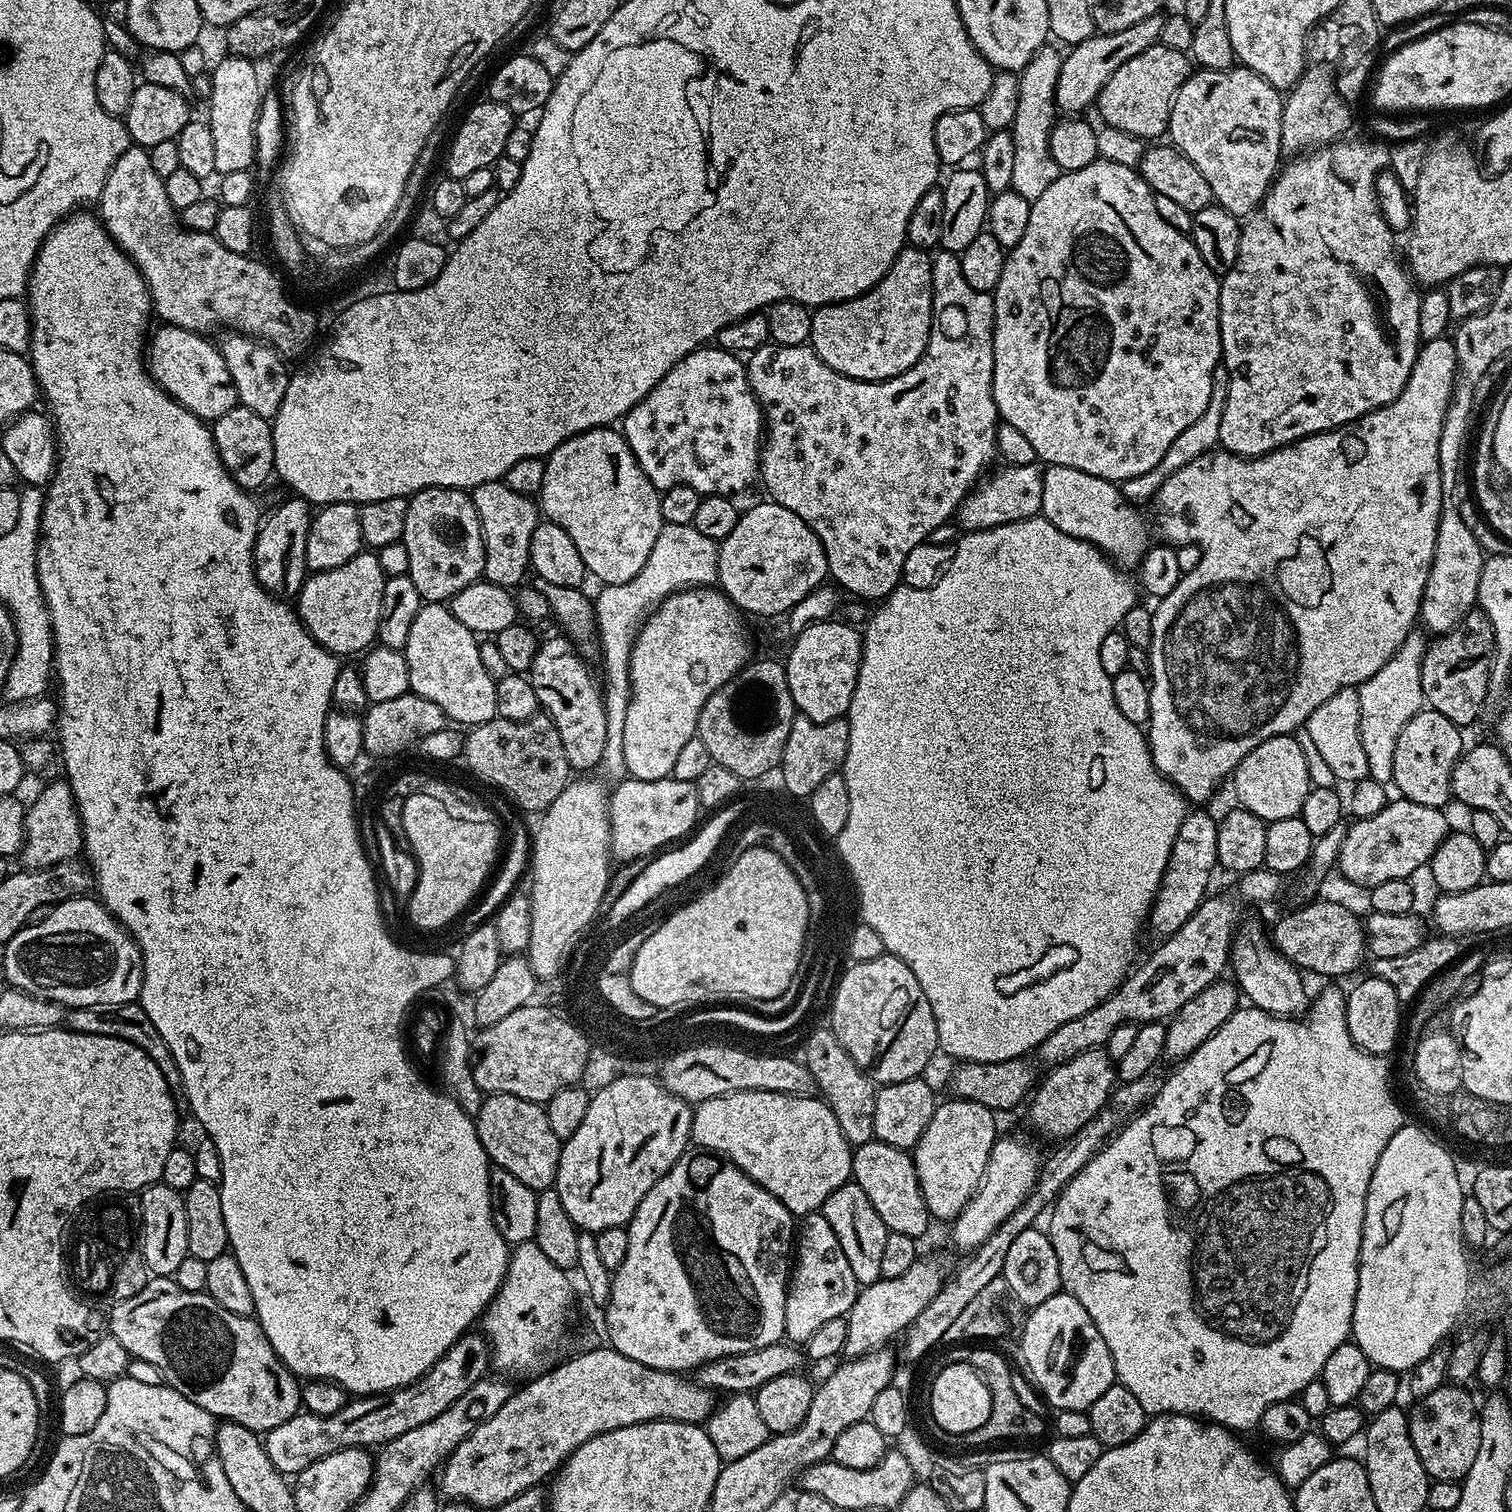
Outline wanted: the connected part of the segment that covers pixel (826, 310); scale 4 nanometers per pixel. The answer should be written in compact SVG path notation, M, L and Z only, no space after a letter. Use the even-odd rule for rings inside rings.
M906 246L890 270L869 292L837 304L819 305L812 313L810 347L835 372L855 380L889 380L910 370L926 350L932 329L932 256L925 249Z

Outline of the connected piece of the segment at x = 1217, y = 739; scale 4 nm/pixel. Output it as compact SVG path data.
M1448 338L1430 341L1421 347L1414 362L1414 370L1410 370L1410 378L1406 382L1402 394L1398 394L1398 398L1394 398L1394 402L1390 402L1373 412L1367 412L1365 416L1360 416L1356 420L1342 425L1341 428L1326 430L1301 440L1295 440L1294 443L1276 448L1273 452L1266 453L1265 456L1249 458L1247 456L1236 456L1232 452L1223 450L1213 450L1201 456L1195 456L1193 460L1186 462L1186 466L1182 466L1177 472L1170 474L1162 482L1162 486L1157 490L1154 497L1154 505L1156 504L1156 524L1160 527L1161 534L1168 539L1165 541L1172 546L1197 544L1204 553L1202 554L1202 562L1198 562L1198 566L1194 566L1194 570L1183 573L1178 586L1174 586L1174 590L1170 590L1170 594L1159 597L1157 604L1160 605L1155 605L1152 613L1154 638L1152 639L1151 648L1148 649L1148 661L1150 662L1152 674L1148 686L1150 690L1150 718L1146 725L1146 735L1148 737L1148 748L1152 752L1154 766L1166 777L1167 783L1171 784L1173 789L1180 791L1181 788L1184 791L1185 798L1196 803L1193 805L1203 805L1200 804L1203 800L1210 799L1212 791L1219 786L1220 779L1223 776L1224 779L1231 777L1236 767L1242 762L1242 758L1246 758L1246 754L1250 754L1250 750L1254 750L1254 746L1262 746L1262 742L1266 742L1266 738L1271 736L1290 736L1295 734L1307 725L1310 714L1314 714L1314 710L1318 710L1318 706L1322 706L1322 702L1326 702L1326 698L1338 694L1338 690L1356 688L1367 682L1370 678L1374 678L1374 674L1378 674L1378 670L1382 670L1386 666L1386 662L1394 659L1396 651L1402 646L1404 639L1413 631L1412 627L1417 627L1420 603L1422 602L1422 594L1426 586L1426 578L1430 574L1430 566L1434 558L1434 542L1438 538L1438 522L1440 521L1440 487L1442 486L1442 478L1440 477L1440 463L1438 462L1438 438L1442 438L1442 424L1446 418L1446 406L1454 399L1455 392L1452 391L1455 388L1458 388L1455 343Z

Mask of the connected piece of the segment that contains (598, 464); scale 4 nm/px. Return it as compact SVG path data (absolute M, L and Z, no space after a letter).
M609 426L607 428L595 428L589 432L578 434L566 442L562 442L562 446L555 448L544 460L544 465L546 466L546 478L542 478L542 486L538 493L538 504L542 509L543 515L551 523L562 526L566 530L566 534L570 534L571 540L574 541L574 546L578 546L578 554L582 554L582 562L585 569L591 575L593 572L600 579L599 583L601 585L625 584L626 582L630 582L630 578L634 578L634 574L638 574L638 570L642 570L642 566L646 566L646 558L650 558L650 550L654 550L654 542L665 523L660 513L660 492L650 482L650 478L646 478L646 474L638 466L638 462L630 450L630 446L624 440L623 431Z

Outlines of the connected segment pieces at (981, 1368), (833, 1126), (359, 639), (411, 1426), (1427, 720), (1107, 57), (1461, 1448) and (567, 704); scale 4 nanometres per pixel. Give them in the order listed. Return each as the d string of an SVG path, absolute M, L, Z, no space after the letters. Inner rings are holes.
M976 1346L966 1363L986 1382L990 1390L990 1418L978 1426L978 1430L967 1432L958 1437L960 1444L988 1444L991 1440L1028 1440L1031 1436L1040 1436L1044 1432L1044 1420L1020 1397L1016 1389L1016 1380L1012 1377L1012 1368L1008 1360L992 1346Z
M742 1090L702 1100L692 1113L691 1143L738 1166L755 1184L762 1186L762 1190L774 1194L796 1218L807 1212L821 1211L826 1198L830 1198L838 1186L849 1183L852 1175L853 1145L849 1144L846 1134L842 1134L842 1126L838 1126L838 1118L834 1118L830 1106L812 1094L791 1096L766 1090Z
M361 550L350 562L334 570L311 573L298 593L298 611L306 630L337 658L363 653L377 643L378 618L382 614L382 590L386 575L377 553Z
M469 1330L413 1384L395 1388L392 1392L378 1392L349 1399L348 1404L338 1410L338 1414L319 1416L313 1412L301 1411L282 1422L282 1426L274 1426L274 1430L263 1433L264 1449L276 1469L285 1477L295 1478L302 1470L306 1470L306 1466L326 1458L326 1454L347 1448L372 1450L430 1422L430 1418L438 1418L446 1406L458 1402L458 1398L462 1398L462 1394L466 1394L474 1382L485 1379L489 1372L489 1343L479 1331Z
M1431 710L1416 712L1408 721L1399 725L1396 733L1398 754L1394 758L1394 770L1392 771L1391 783L1396 784L1401 790L1403 799L1410 802L1418 802L1418 806L1430 806L1431 808L1443 809L1447 800L1453 799L1451 780L1454 774L1455 764L1460 760L1465 751L1466 743L1462 737L1462 730L1450 718Z
M1157 14L1150 18L1142 18L1142 22L1134 22L1134 26L1126 26L1126 30L1096 32L1090 38L1086 38L1086 42L1071 45L1069 52L1072 53L1067 53L1064 56L1062 70L1058 74L1058 86L1056 87L1057 109L1064 114L1080 114L1083 108L1091 109L1100 96L1102 86L1106 86L1106 82L1110 82L1110 74L1114 74L1114 70L1118 70L1118 66L1122 66L1122 62L1130 62L1130 58L1134 58L1134 54L1142 54L1142 50L1160 43L1163 21L1164 16Z
M1445 1382L1441 1388L1419 1397L1408 1412L1410 1442L1418 1450L1418 1458L1432 1480L1463 1481L1478 1458L1480 1441L1480 1410L1472 1401L1469 1389Z
M563 634L539 641L536 657L530 669L530 679L534 694L538 694L543 715L551 716L562 738L562 750L566 754L569 769L580 774L596 770L602 758L602 748L606 743L606 714L601 689L596 689L586 665L576 653L577 645Z

